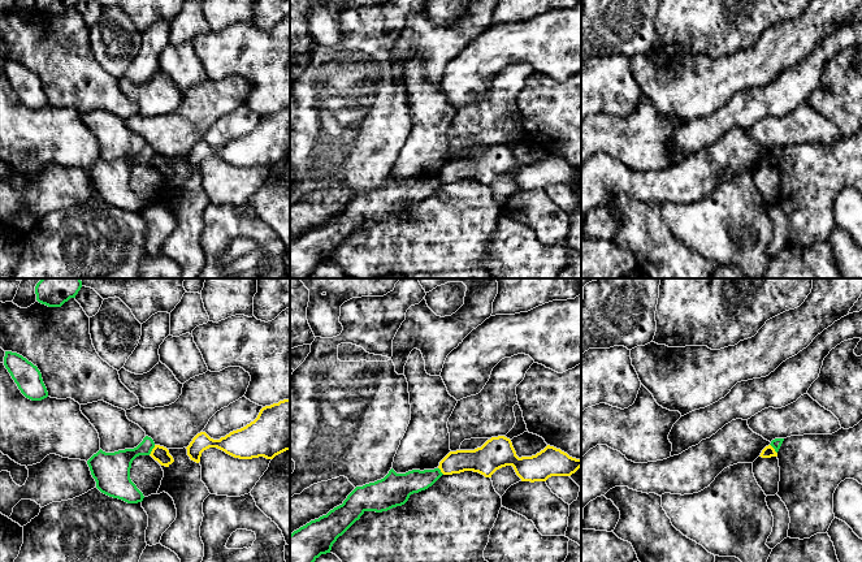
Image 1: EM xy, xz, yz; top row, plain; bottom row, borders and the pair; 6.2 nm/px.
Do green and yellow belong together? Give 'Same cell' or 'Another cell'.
Another cell

